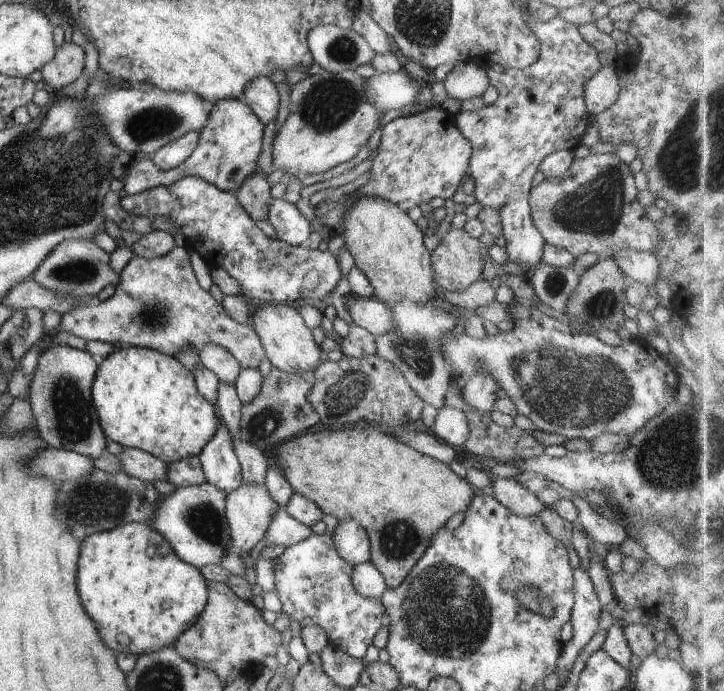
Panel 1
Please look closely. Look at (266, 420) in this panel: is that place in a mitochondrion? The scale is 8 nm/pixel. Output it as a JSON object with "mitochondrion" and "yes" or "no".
{"mitochondrion":"yes"}

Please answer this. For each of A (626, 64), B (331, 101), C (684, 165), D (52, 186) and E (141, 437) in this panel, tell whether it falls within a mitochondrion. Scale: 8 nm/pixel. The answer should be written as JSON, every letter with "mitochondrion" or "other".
{"A":"other","B":"mitochondrion","C":"mitochondrion","D":"mitochondrion","E":"other"}

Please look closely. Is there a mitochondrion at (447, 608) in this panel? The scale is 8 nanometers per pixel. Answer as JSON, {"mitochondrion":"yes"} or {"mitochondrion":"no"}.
{"mitochondrion":"yes"}

